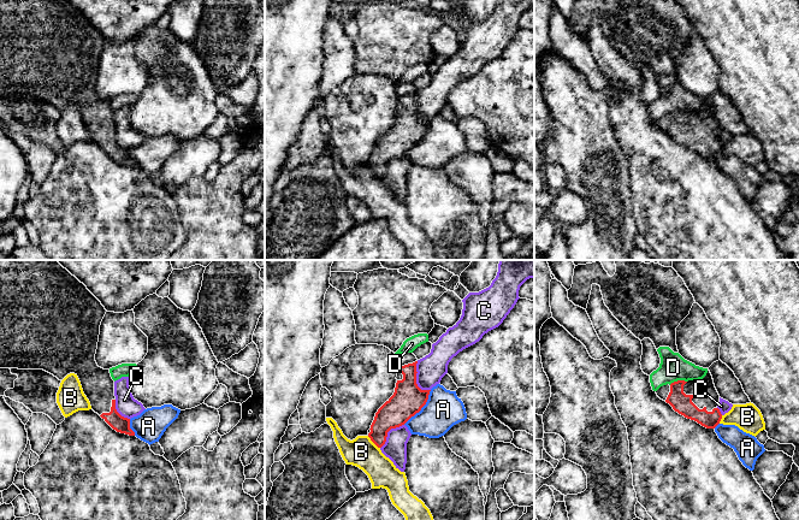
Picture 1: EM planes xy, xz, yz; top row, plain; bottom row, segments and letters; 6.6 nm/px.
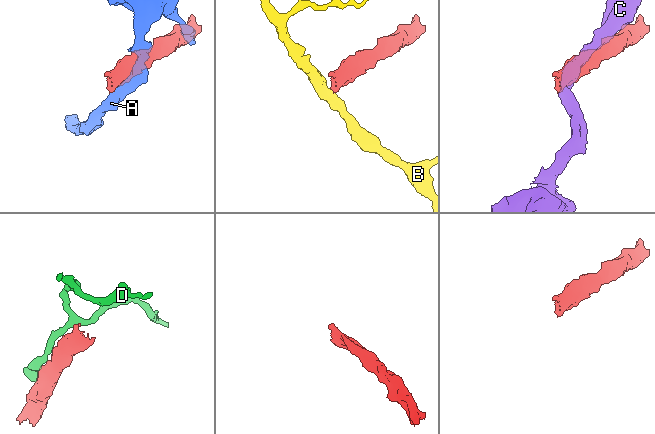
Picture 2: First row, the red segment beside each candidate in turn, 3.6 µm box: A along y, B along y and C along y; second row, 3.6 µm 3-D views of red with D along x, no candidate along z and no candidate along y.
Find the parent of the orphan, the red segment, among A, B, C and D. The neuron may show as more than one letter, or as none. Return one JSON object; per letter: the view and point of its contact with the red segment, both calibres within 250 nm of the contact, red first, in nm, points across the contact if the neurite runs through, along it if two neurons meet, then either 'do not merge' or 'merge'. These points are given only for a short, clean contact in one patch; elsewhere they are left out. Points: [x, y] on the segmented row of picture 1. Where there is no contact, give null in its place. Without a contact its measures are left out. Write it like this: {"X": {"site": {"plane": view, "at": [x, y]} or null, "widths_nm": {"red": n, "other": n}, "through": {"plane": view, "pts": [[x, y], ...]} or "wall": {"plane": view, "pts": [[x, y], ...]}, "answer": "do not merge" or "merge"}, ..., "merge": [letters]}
{"A": {"site": {"plane": "xz", "at": [421, 407]}, "widths_nm": {"red": 220, "other": 260}, "answer": "do not merge"}, "B": {"site": {"plane": "xz", "at": [373, 442]}, "widths_nm": {"red": 190, "other": 200}, "wall": {"plane": "xz", "pts": [[367, 436], [379, 448]]}, "answer": "do not merge"}, "C": {"site": {"plane": "xz", "at": [415, 379]}, "widths_nm": {"red": 220, "other": 190}, "answer": "do not merge"}, "D": {"site": {"plane": "yz", "at": [678, 380]}, "widths_nm": {"red": 130, "other": 190}, "answer": "do not merge"}, "merge": []}

